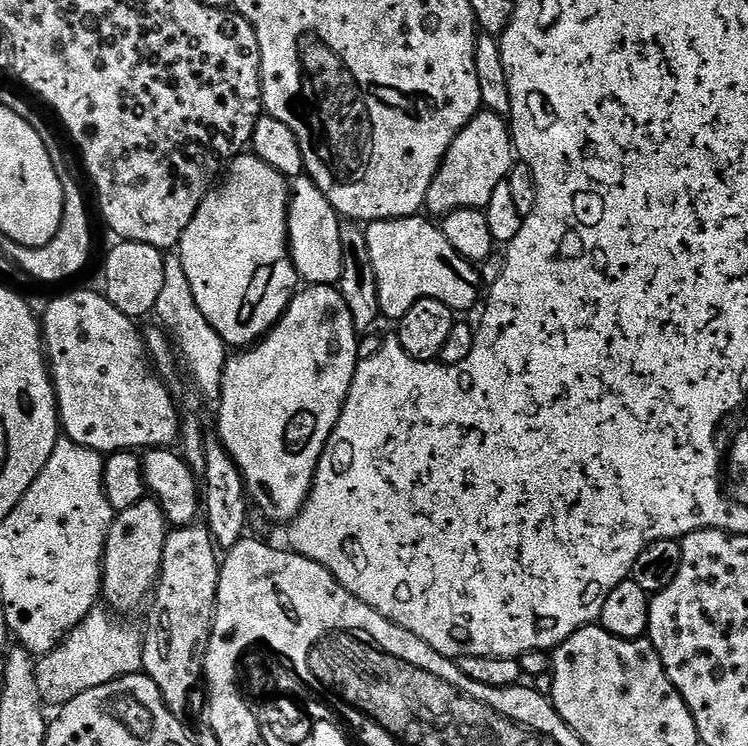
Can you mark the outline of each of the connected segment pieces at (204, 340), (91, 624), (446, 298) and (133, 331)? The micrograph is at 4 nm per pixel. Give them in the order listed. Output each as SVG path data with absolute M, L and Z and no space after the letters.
M168 254L164 260L163 287L159 291L154 316L161 320L157 320L161 325L170 329L183 361L185 358L188 362L188 370L197 390L204 392L206 399L219 401L222 378L230 359L228 343L218 334L218 330L214 330L214 326L210 326L210 322L206 322L206 314L198 310L198 302L194 302L194 290L190 290L190 282L186 279L186 269L182 266L180 255Z
M103 607L93 608L52 652L36 660L36 682L41 701L63 706L78 698L78 694L94 690L94 686L102 686L123 676L135 676L143 669L144 645L141 633L131 632L115 624L111 618Z
M417 214L414 216L403 216L397 220L374 220L367 225L366 228L366 242L370 246L370 262L374 262L374 278L378 278L378 302L380 303L381 317L387 318L389 316L392 322L398 322L408 311L410 306L414 306L416 300L437 300L446 306L450 306L453 312L463 314L467 308L472 308L476 304L476 299L481 299L482 296L482 281L480 279L480 269L472 261L462 258L462 254L458 254L458 250L454 250L454 246L450 246L450 242L446 242L443 231L439 227L436 228L431 224L431 219L423 220L423 215Z
M68 292L65 296L56 296L48 304L44 316L42 312L42 335L44 338L44 350L48 358L48 366L52 374L52 384L56 387L56 405L60 411L60 427L63 435L69 440L78 442L78 446L86 446L94 451L107 454L109 452L122 452L125 450L151 450L154 448L166 448L175 445L180 439L180 425L182 412L176 409L172 396L163 379L154 371L148 349L144 346L144 338L141 329L136 329L137 321L112 305L104 294L96 292Z

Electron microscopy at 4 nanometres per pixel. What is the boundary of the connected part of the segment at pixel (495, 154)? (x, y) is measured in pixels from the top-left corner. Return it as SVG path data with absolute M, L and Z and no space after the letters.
M487 110L477 112L475 118L456 135L450 150L444 155L428 191L427 211L432 211L433 217L443 218L459 208L487 209L494 190L507 181L513 163L514 145L509 121Z

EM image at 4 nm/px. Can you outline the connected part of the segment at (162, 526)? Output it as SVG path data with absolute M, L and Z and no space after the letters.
M151 498L140 500L130 506L130 510L113 515L104 543L104 562L100 573L102 600L113 613L132 612L143 600L145 603L149 599L160 579L162 554L169 531L170 525L164 511Z

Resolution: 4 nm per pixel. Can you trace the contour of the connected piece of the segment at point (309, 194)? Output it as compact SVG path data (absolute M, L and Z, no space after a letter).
M308 175L297 176L291 181L288 202L288 251L296 268L296 275L305 285L339 285L342 274L341 223L341 217L334 210L334 206L330 206L326 194L318 190L318 186Z

